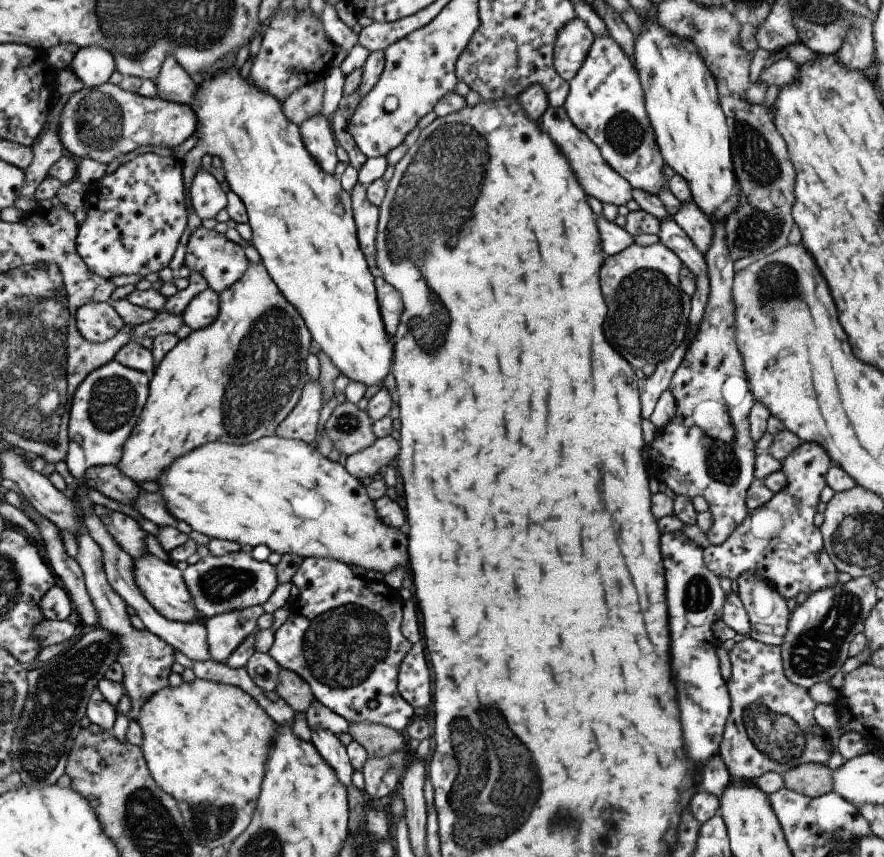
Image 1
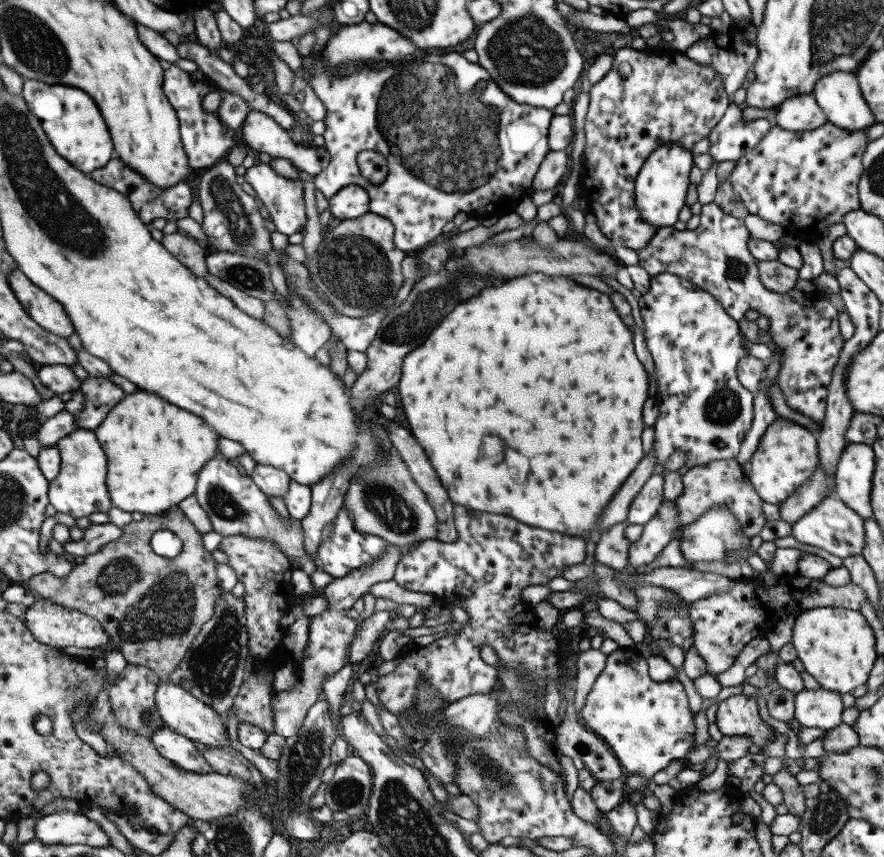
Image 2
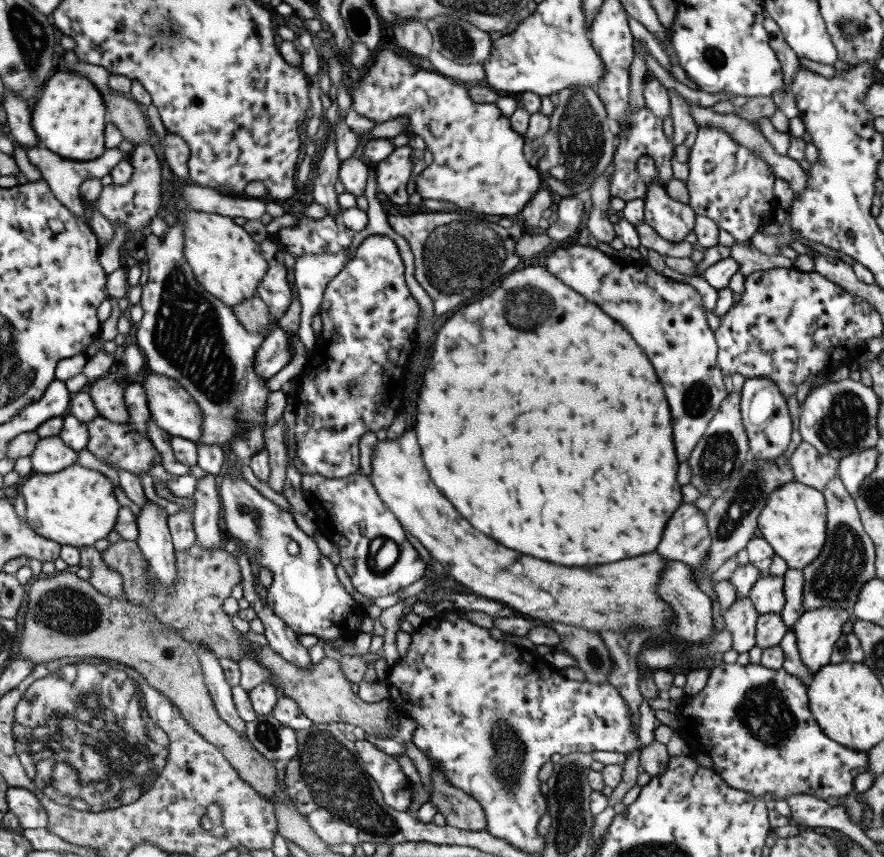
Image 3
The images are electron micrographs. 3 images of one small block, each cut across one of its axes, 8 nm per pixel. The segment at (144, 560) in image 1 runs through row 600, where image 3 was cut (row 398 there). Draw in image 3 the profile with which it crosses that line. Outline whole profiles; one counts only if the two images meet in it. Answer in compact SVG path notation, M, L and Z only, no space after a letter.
M145 368L142 372L142 381L145 393L148 397L148 406L151 412L151 418L156 424L171 436L187 438L192 442L199 442L202 427L203 414L199 404L178 384L175 380L167 376L156 374Z

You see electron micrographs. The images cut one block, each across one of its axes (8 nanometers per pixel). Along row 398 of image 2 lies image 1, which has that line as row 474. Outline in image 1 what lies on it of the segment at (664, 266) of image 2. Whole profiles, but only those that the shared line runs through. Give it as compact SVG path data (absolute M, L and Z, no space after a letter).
M816 442L801 443L781 462L781 469L787 476L787 485L760 508L748 511L748 516L737 526L727 540L720 545L709 545L703 549L706 566L716 574L731 580L742 573L753 572L765 578L786 600L794 598L799 592L807 595L817 590L834 586L837 568L826 554L821 530L814 524L816 506L820 502L820 492L827 485L826 473L832 465L826 450Z

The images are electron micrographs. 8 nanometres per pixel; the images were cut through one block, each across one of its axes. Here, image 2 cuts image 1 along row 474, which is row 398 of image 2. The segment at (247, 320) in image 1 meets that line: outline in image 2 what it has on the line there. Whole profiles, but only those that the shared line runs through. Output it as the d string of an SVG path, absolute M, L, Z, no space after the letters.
M138 389L127 394L95 428L95 435L106 453L108 474L106 486L112 504L124 512L141 512L144 515L160 515L176 507L184 498L194 494L198 474L204 463L213 456L221 456L217 447L219 434L196 415L174 406L158 395Z

